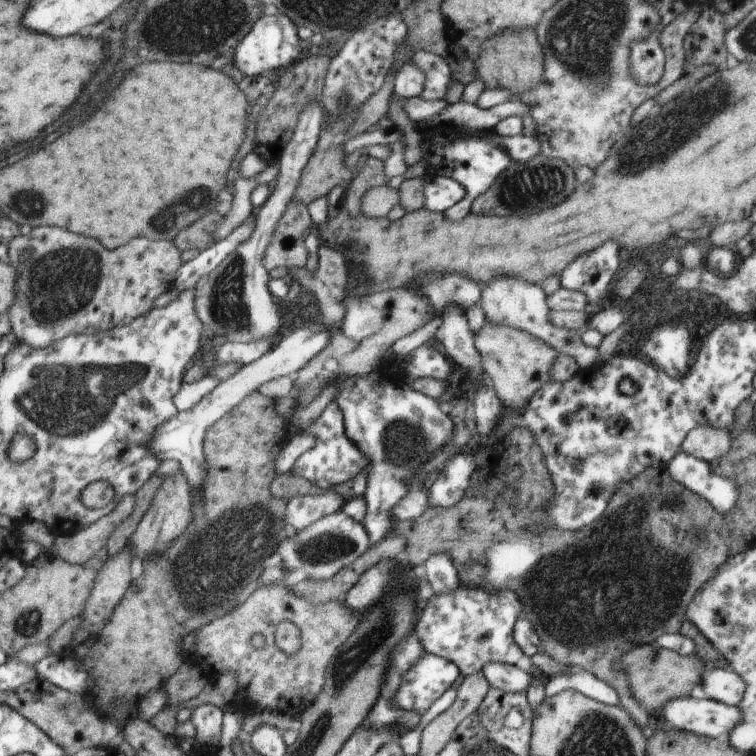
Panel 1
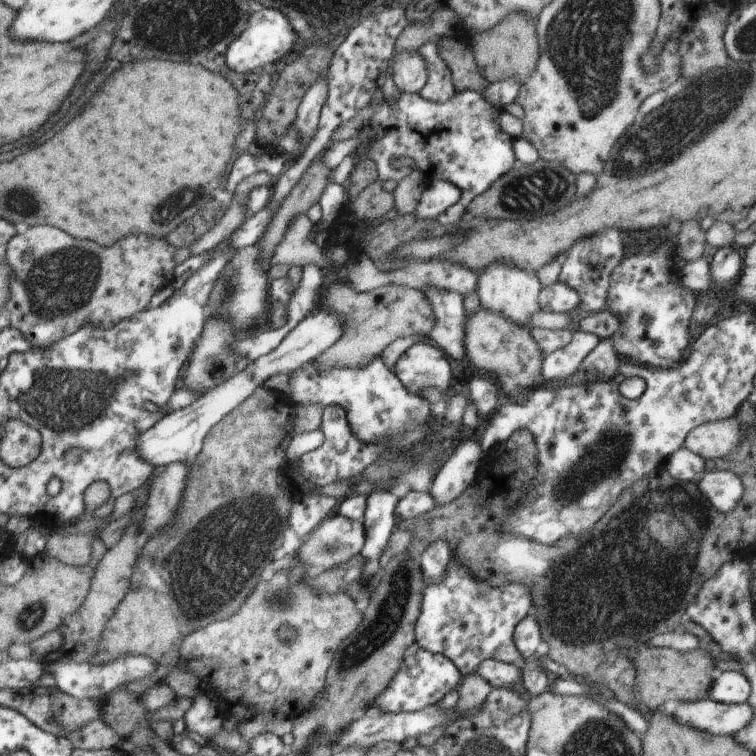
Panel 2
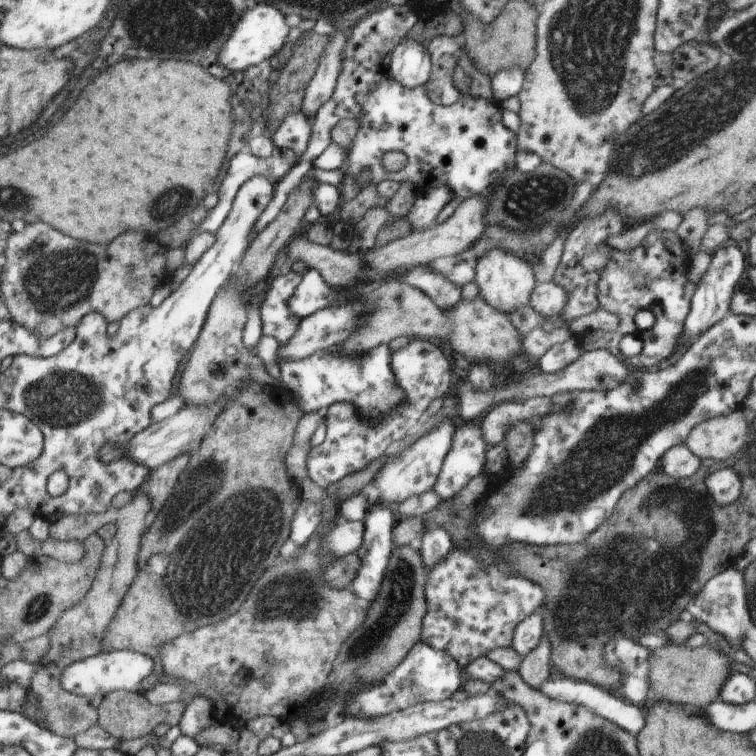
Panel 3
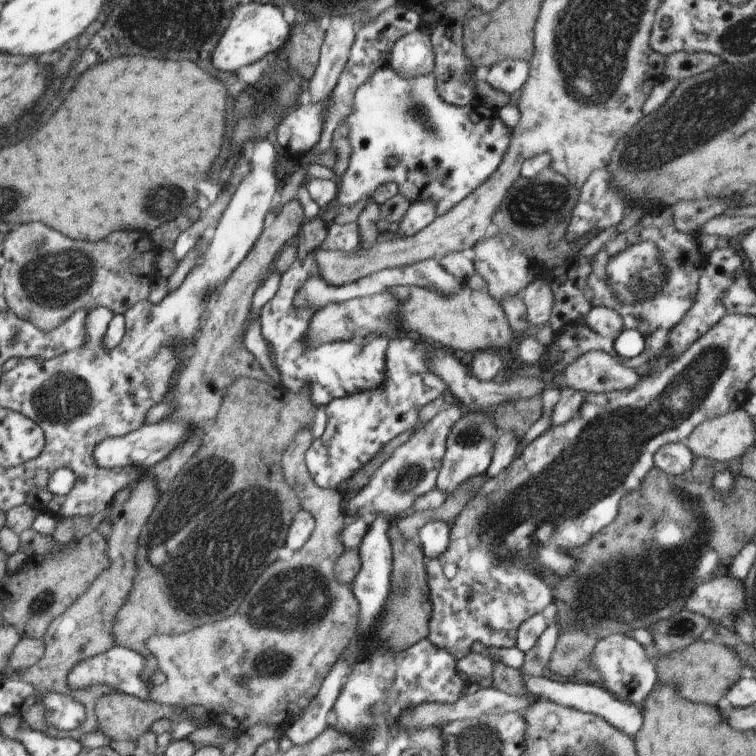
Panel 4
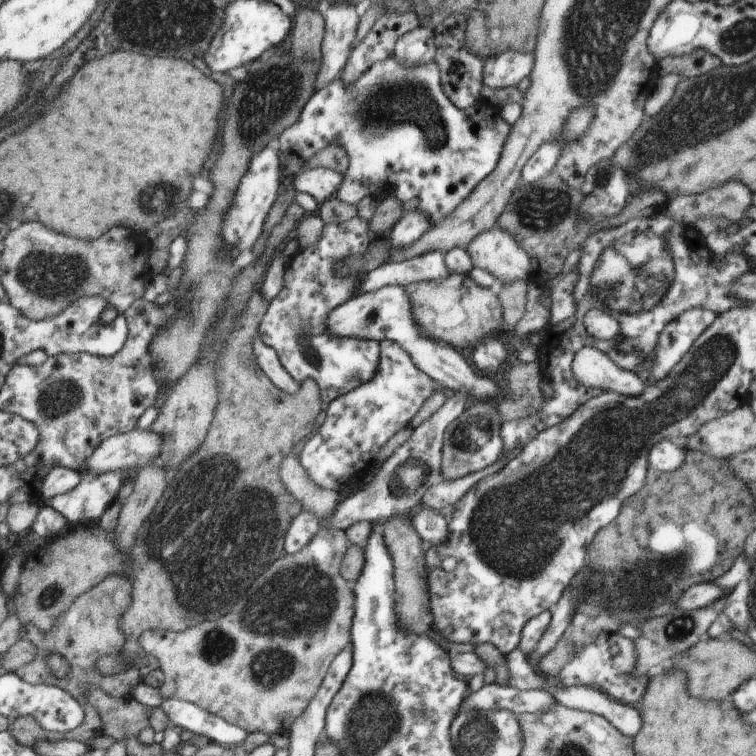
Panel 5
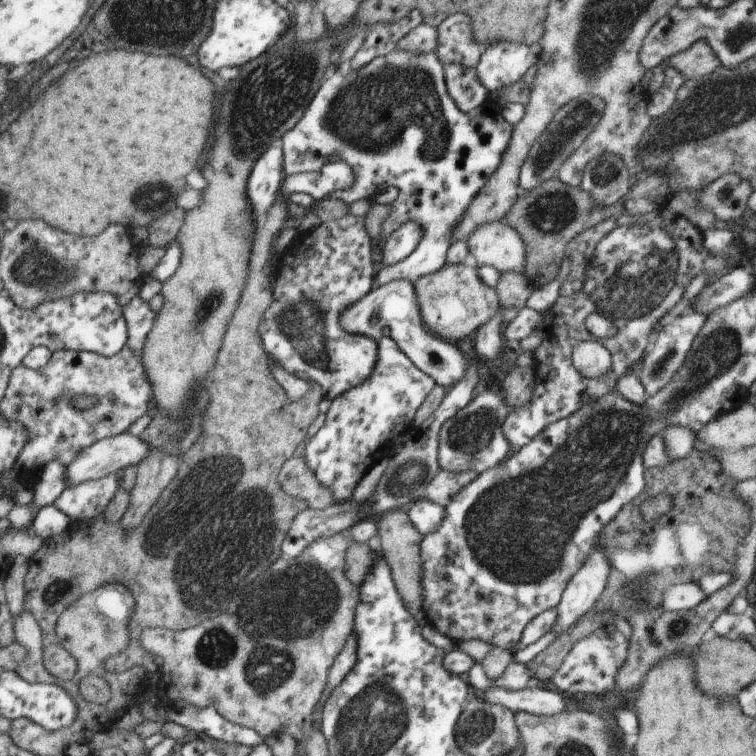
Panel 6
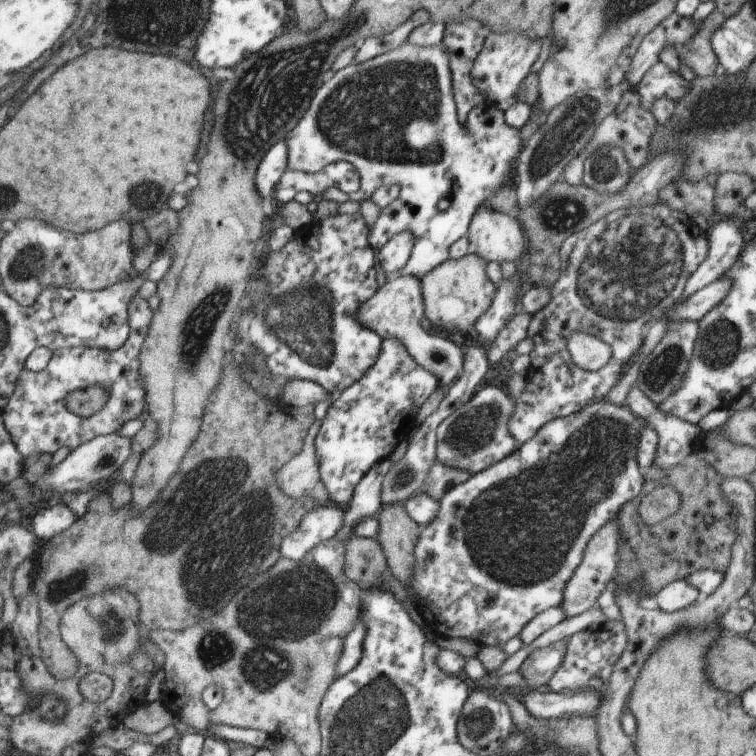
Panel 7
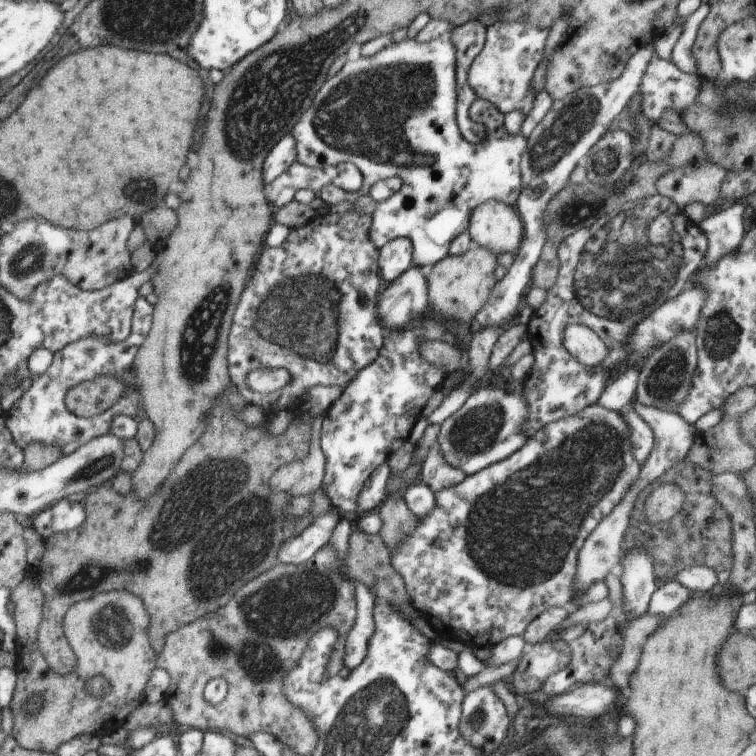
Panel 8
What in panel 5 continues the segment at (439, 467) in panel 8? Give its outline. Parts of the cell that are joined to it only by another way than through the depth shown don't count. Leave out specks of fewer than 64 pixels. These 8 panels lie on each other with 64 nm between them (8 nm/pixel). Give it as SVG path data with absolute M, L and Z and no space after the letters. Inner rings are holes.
M524 446L514 448L510 454L506 454L506 458L499 458L496 462L488 466L488 468L484 468L484 470L472 472L472 474L455 481L442 480L440 483L432 485L424 493L419 506L439 511L440 508L448 506L448 504L458 502L477 482L486 476L499 471L500 468L503 468L509 462L509 460L518 456L523 449Z

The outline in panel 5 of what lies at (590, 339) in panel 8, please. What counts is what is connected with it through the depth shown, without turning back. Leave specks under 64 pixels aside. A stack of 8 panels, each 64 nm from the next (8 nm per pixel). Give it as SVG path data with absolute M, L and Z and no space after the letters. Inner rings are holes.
M582 347L573 357L571 369L575 379L584 386L618 394L638 396L645 389L645 380L620 368L604 351Z

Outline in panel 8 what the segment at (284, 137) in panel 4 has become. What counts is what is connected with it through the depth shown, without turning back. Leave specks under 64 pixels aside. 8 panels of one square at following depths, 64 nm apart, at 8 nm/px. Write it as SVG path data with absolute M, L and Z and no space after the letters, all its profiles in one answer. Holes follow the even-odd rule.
M450 31L444 32L440 38L431 40L430 42L423 43L422 41L414 39L406 39L401 43L390 45L380 52L377 52L374 56L365 57L360 56L358 60L347 60L342 69L337 72L335 76L332 76L329 80L324 81L324 84L320 87L320 90L316 93L310 108L306 109L306 112L301 114L300 120L296 123L296 126L291 130L290 134L294 137L296 143L296 163L310 167L311 169L321 169L326 165L336 165L337 163L351 162L357 165L357 169L362 173L363 183L360 190L356 192L346 192L334 184L326 184L322 190L320 190L319 196L323 200L324 204L338 204L342 200L349 200L355 202L357 198L362 195L368 195L373 184L384 179L392 177L398 177L401 180L401 190L390 199L386 199L382 203L377 203L377 210L374 212L373 224L368 231L369 239L376 247L382 247L389 240L395 238L409 238L413 244L413 264L414 267L422 267L422 270L429 271L434 264L440 262L444 257L449 254L449 246L451 242L461 233L467 232L469 227L469 220L472 211L483 202L487 200L497 200L515 207L515 204L519 200L519 192L521 189L521 170L520 161L521 156L527 147L527 139L524 138L522 133L516 133L511 135L505 127L505 114L500 112L492 102L478 98L472 103L472 106L468 109L468 115L470 119L476 123L483 125L485 128L485 137L483 141L479 143L472 143L466 140L460 132L457 125L457 82L456 82L456 49L450 42Z

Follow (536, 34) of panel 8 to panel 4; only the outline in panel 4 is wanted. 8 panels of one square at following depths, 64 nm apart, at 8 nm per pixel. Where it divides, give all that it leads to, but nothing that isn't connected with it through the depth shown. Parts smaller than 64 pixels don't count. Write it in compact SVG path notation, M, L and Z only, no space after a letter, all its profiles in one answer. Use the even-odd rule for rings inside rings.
M520 59L501 60L489 68L486 81L492 88L511 95L522 88L528 78L529 70L528 61Z

